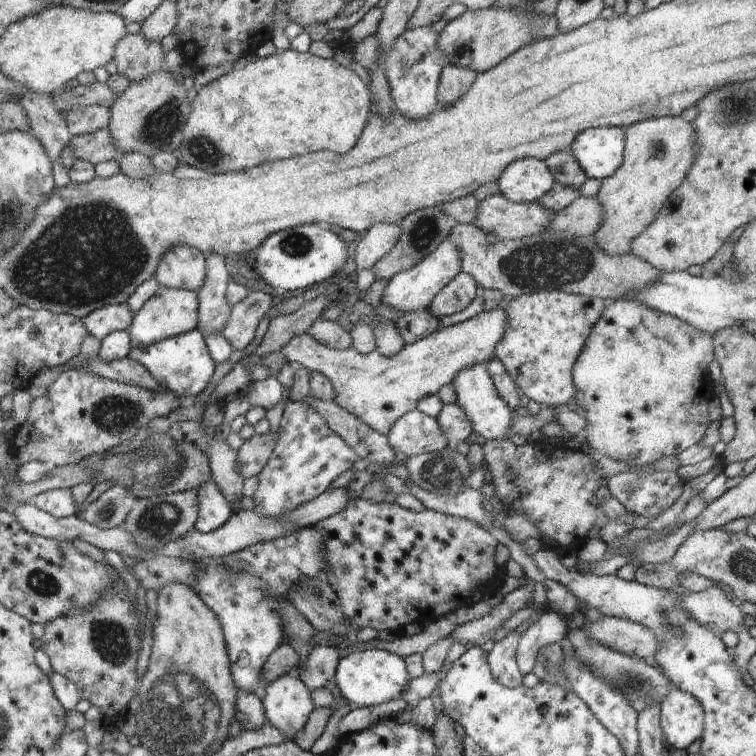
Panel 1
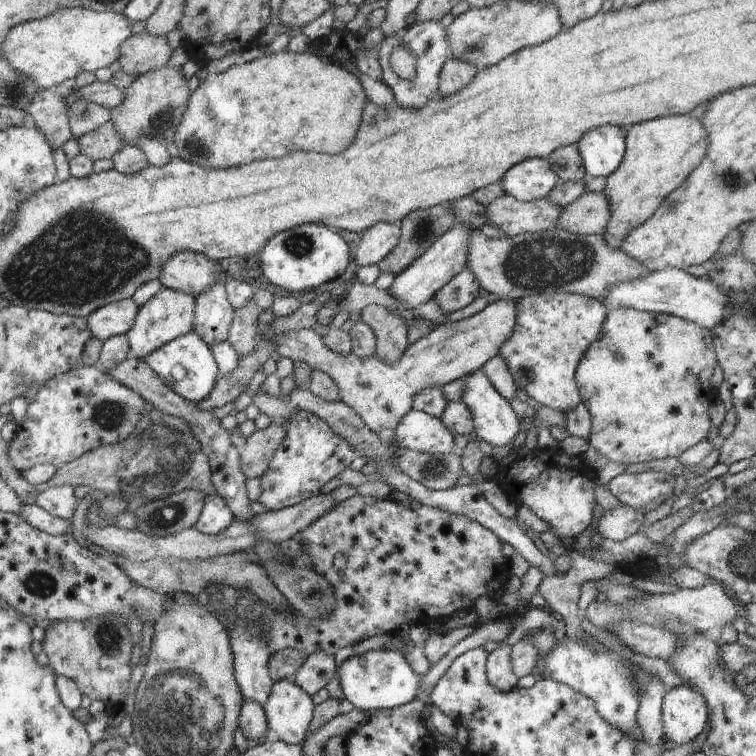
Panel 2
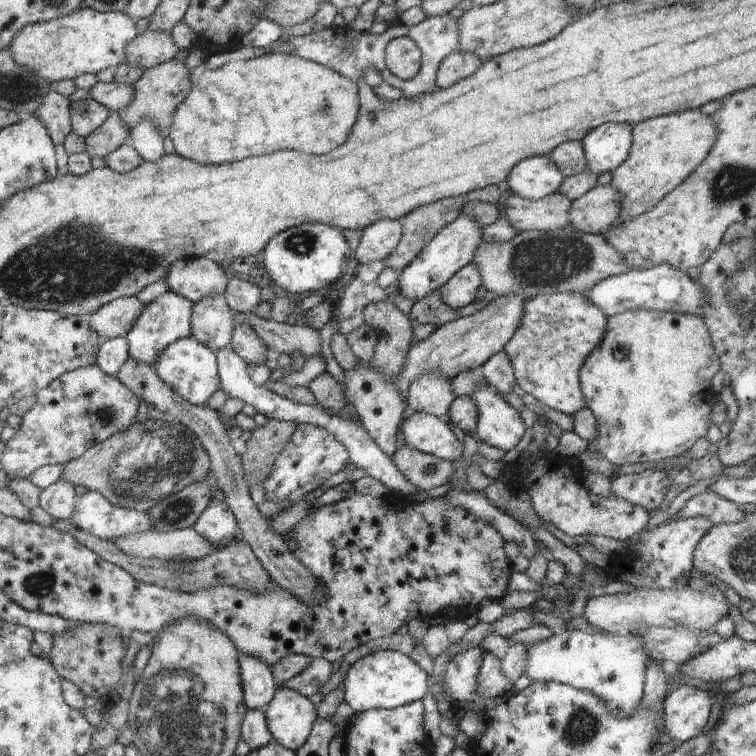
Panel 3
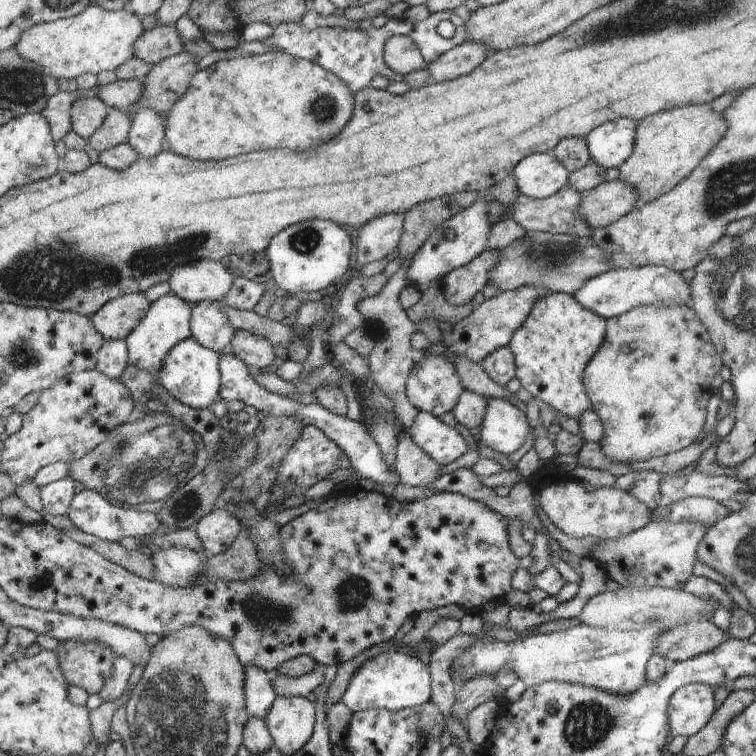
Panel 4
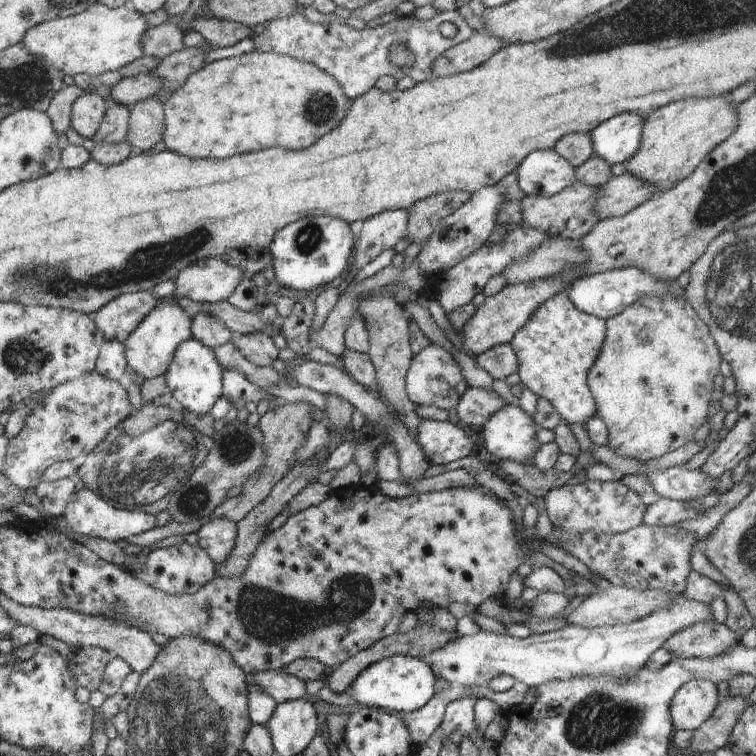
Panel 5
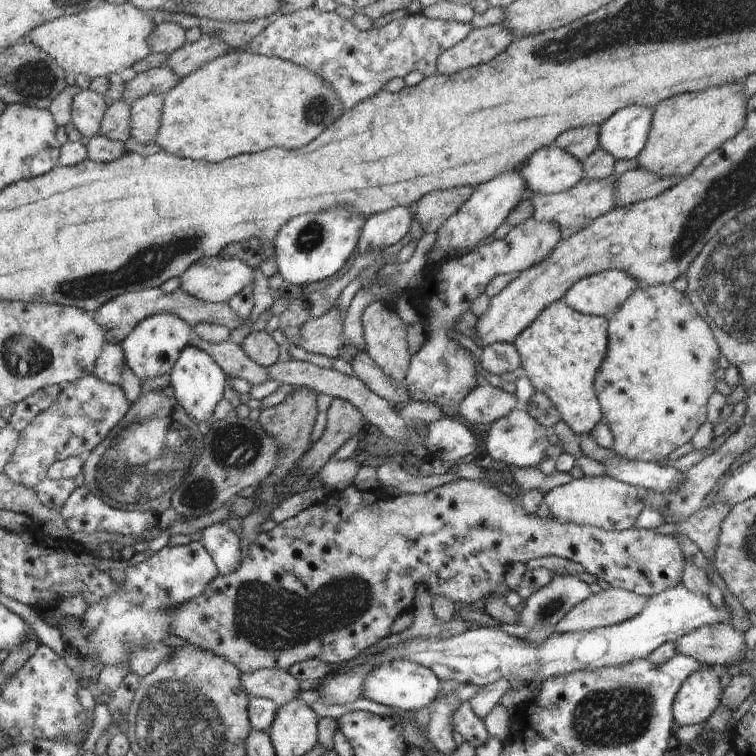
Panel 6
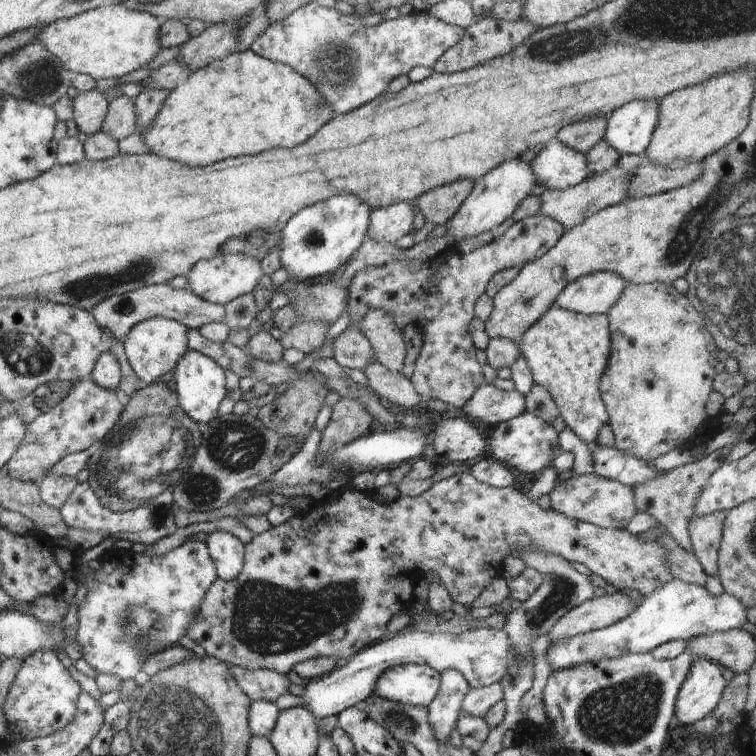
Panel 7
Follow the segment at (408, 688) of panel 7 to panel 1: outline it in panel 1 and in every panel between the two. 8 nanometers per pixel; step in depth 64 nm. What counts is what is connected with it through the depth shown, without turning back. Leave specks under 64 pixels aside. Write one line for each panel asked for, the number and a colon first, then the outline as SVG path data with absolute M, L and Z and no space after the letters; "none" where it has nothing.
1: M355 650L339 660L331 688L345 702L363 708L363 706L377 706L389 700L399 700L399 694L405 690L407 682L409 682L409 674L403 658L389 654L385 650Z
2: M375 650L365 652L361 656L351 656L345 662L337 666L337 680L335 680L335 692L343 696L347 702L355 706L355 710L391 710L405 704L411 704L411 700L421 702L423 694L417 690L419 674L411 670L405 656L397 650Z
3: M393 650L375 652L359 658L347 668L343 676L343 702L349 704L353 714L363 714L369 710L393 710L401 706L419 706L431 688L431 678L413 662Z
4: M383 652L375 658L363 662L353 678L347 684L347 690L341 696L341 702L355 714L363 710L387 710L387 712L415 712L425 702L429 702L429 670L427 666L415 658L401 652Z
5: M389 656L379 660L377 664L367 666L349 686L349 690L345 690L343 694L333 694L329 688L321 688L313 700L309 700L311 704L315 700L345 708L351 704L361 704L363 708L375 708L375 710L389 710L389 712L415 712L419 708L423 708L435 694L435 684L433 684L433 670L429 668L429 664L425 664L425 660L421 658L409 658L409 656Z
6: M391 660L371 670L371 674L367 674L367 678L363 680L361 698L377 702L381 706L385 704L399 712L417 712L417 710L425 710L435 700L435 696L441 690L439 682L441 680L421 664L415 664L409 660Z

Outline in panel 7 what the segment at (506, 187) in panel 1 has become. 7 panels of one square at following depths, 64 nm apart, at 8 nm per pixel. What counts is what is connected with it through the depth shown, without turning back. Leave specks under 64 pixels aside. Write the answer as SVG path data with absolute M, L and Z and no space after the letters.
M557 138L529 156L529 164L535 176L535 184L553 192L573 188L587 176L591 176L587 158L561 144Z

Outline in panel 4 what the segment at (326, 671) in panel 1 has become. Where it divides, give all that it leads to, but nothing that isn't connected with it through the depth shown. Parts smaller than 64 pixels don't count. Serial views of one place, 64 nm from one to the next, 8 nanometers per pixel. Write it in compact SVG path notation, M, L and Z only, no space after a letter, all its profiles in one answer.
M317 664L313 666L311 672L307 672L307 676L299 676L299 678L287 678L287 676L279 676L275 670L267 672L271 678L271 686L275 690L275 696L287 696L287 698L305 698L309 692L313 692L319 684L323 684L323 672L325 666Z

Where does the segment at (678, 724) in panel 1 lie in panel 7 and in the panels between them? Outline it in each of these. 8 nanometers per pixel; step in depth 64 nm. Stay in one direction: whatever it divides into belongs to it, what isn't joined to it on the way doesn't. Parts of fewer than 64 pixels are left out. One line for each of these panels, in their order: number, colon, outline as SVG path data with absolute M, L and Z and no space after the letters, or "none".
2: M667 688L661 724L667 746L687 746L707 726L707 704L701 694L691 688Z
3: M679 686L663 700L663 736L667 742L687 742L699 738L711 712L711 694Z
4: M689 684L677 688L667 704L667 720L671 738L695 736L715 714L713 692L705 684Z
5: M689 680L675 692L669 704L673 732L677 730L695 732L709 720L717 704L719 704L717 684L707 680Z
6: M703 664L703 668L691 674L675 694L671 706L673 720L679 728L685 724L705 724L713 710L719 708L721 696L723 692L719 688L717 668Z
7: M693 658L689 674L683 680L681 690L675 698L673 714L679 720L679 724L695 724L697 720L709 716L715 710L727 684L721 672L721 666Z

